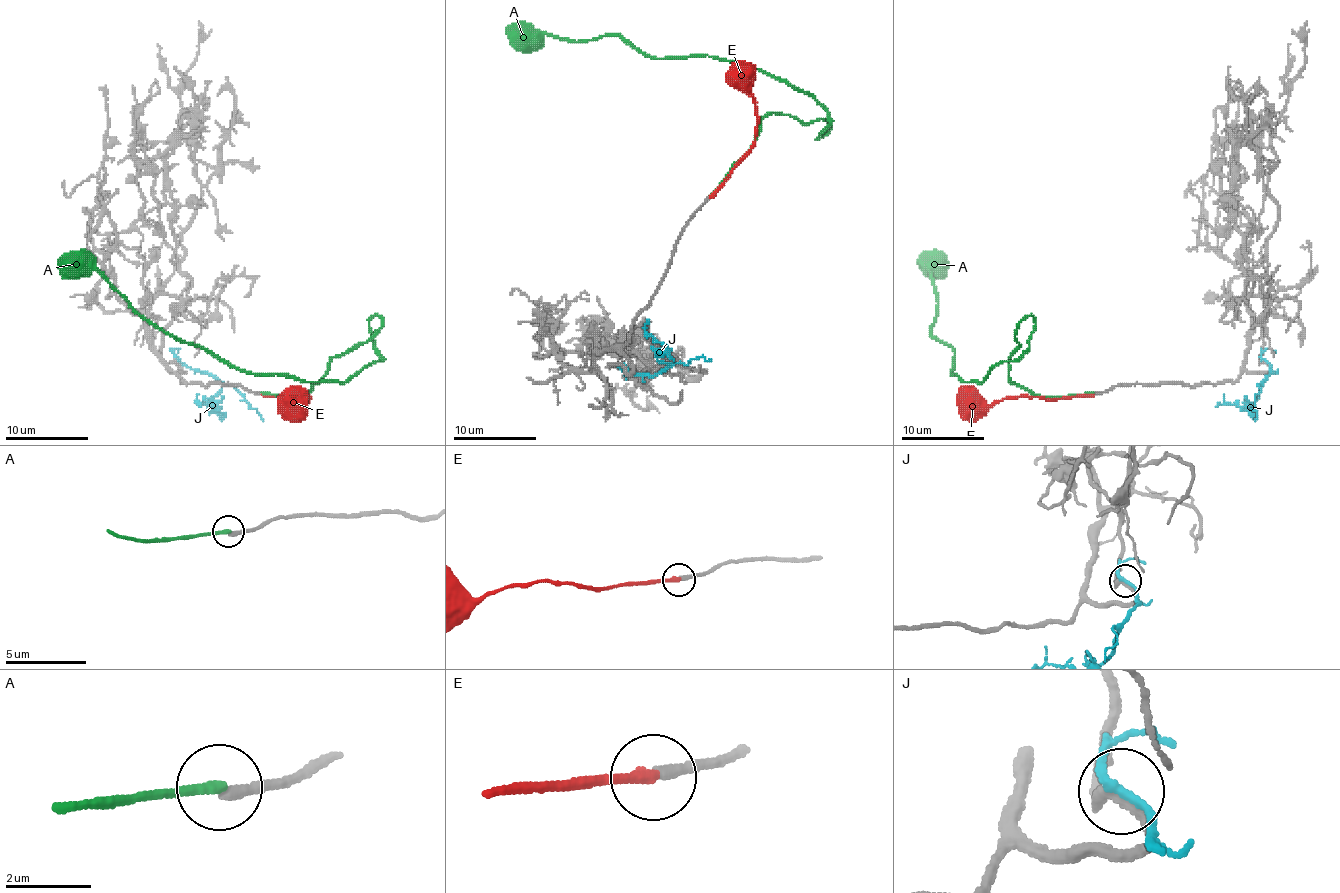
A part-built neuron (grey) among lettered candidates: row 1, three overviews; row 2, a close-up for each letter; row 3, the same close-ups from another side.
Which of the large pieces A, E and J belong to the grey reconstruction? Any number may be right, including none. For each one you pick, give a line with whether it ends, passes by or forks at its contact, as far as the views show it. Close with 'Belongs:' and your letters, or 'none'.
Belongs: none

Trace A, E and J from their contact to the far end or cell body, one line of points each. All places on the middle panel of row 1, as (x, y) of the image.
A: (711, 197), (767, 114), (819, 118), (823, 135), (817, 102), (728, 60), (506, 29)
E: (711, 197), (754, 139), (757, 110), (750, 94), (750, 73), (736, 62)
J: (626, 369), (632, 373), (655, 375), (670, 365), (657, 357), (663, 346), (645, 330), (649, 319)

